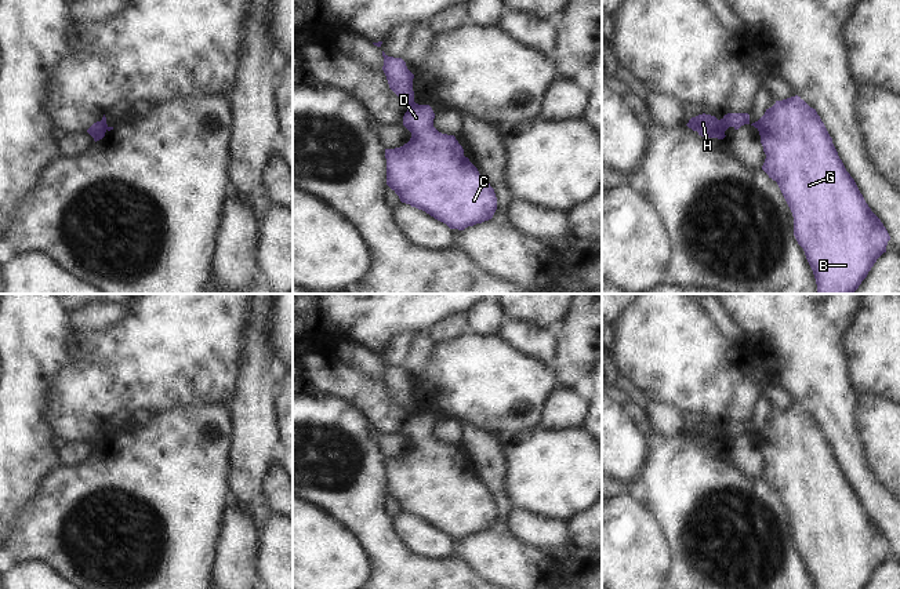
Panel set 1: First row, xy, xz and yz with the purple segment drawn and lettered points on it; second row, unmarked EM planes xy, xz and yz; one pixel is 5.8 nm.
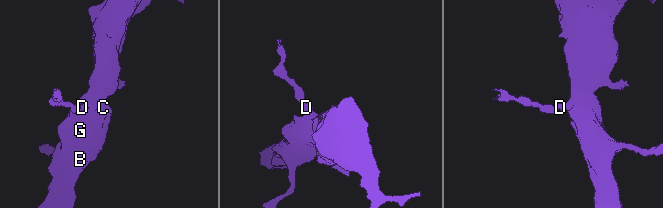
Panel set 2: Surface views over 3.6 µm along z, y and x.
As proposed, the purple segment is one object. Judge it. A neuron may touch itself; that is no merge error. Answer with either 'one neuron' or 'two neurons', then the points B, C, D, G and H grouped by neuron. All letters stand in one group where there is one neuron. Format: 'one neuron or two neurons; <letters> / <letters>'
two neurons; B C D G / H

